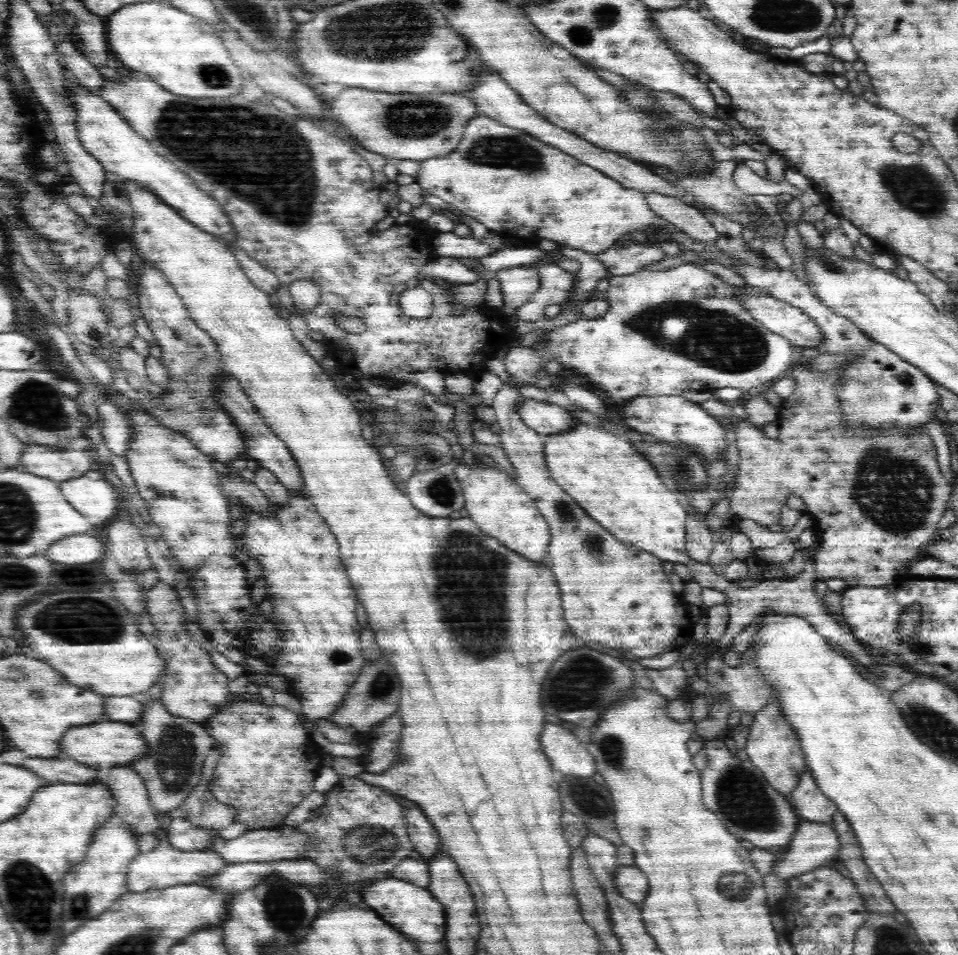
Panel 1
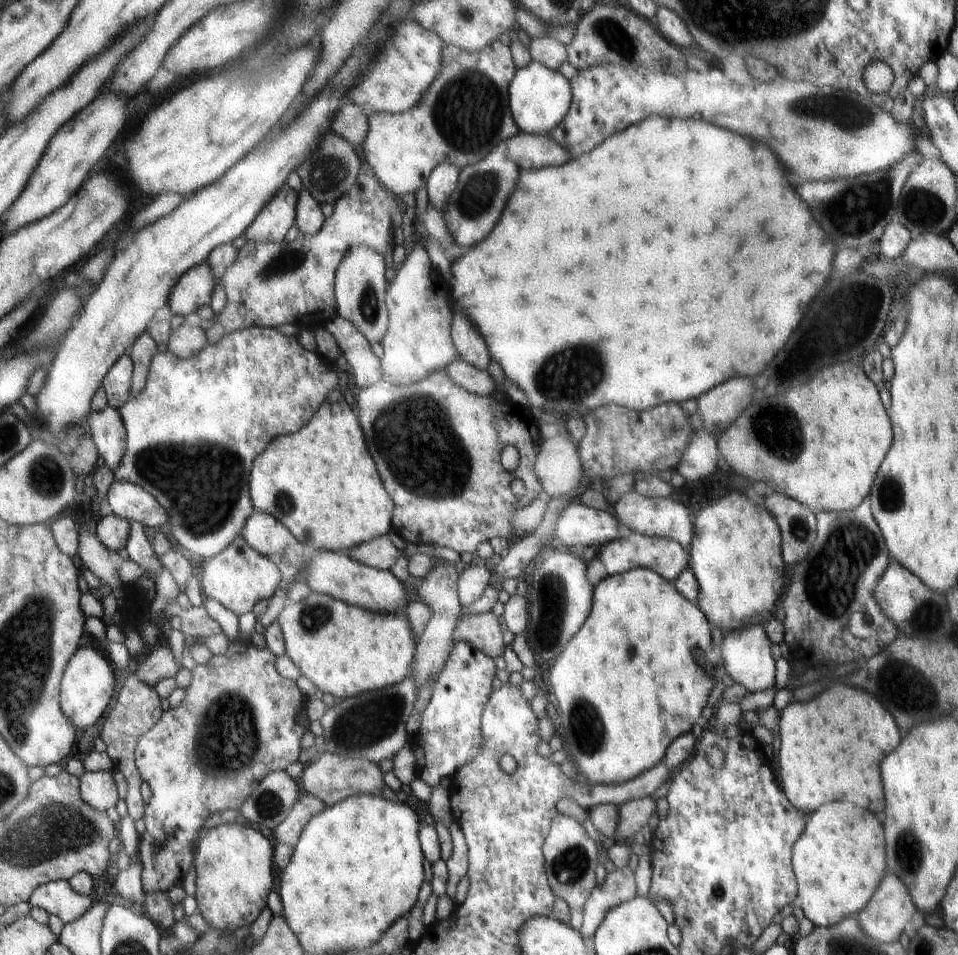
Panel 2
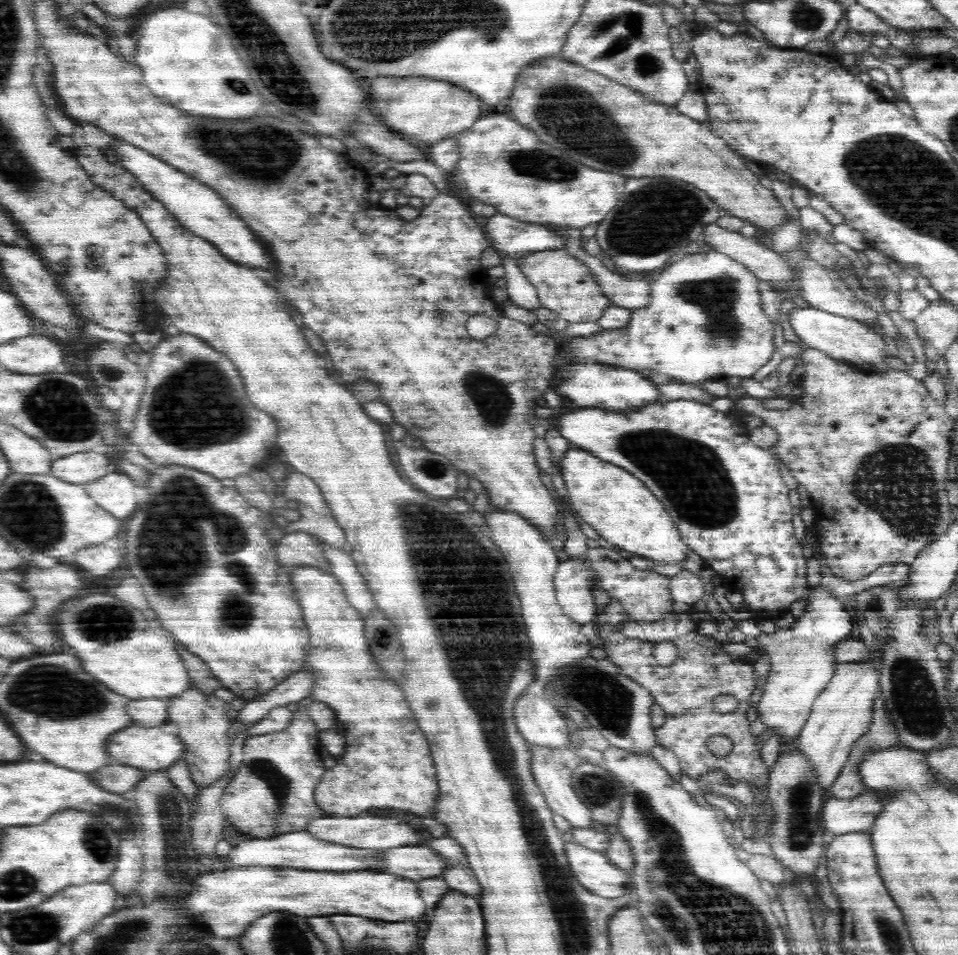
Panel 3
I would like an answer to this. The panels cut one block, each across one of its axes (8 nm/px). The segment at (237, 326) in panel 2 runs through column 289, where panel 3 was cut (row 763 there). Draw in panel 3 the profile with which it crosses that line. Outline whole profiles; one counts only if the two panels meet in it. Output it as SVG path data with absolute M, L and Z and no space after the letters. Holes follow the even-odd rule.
M304 706L295 712L288 728L278 732L270 732L270 734L256 734L254 736L249 736L243 744L243 762L235 776L232 778L232 781L227 784L224 790L224 796L222 796L222 800L220 800L220 813L228 817L229 822L231 822L239 832L248 833L248 835L253 836L254 838L274 838L283 834L298 832L298 830L304 830L306 826L312 824L316 818L327 816L327 812L324 812L323 808L320 808L315 798L315 788L326 772L324 762L322 762L322 758L318 756L318 734L319 730L316 728L316 724L310 719L310 716L307 714L306 707Z

